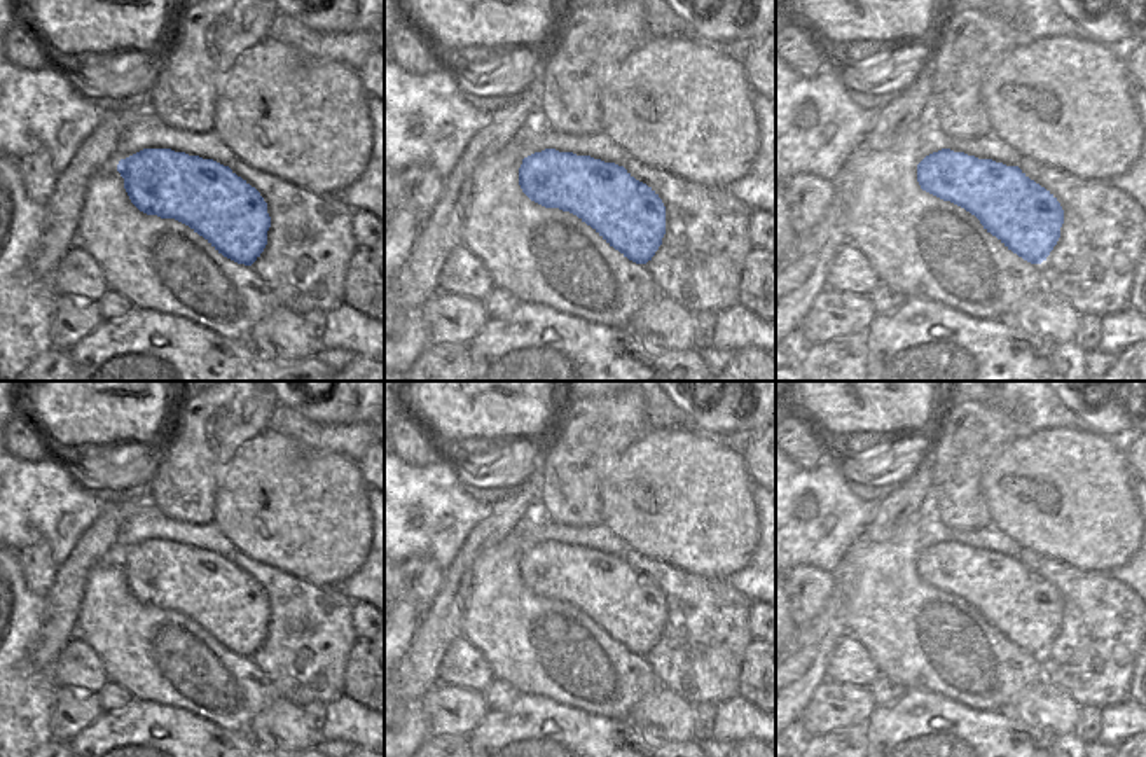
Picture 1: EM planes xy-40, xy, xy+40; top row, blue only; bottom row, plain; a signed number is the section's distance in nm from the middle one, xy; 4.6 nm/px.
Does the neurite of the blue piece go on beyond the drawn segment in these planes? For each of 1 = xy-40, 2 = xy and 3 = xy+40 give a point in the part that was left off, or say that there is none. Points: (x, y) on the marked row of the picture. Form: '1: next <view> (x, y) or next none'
1: next none
2: next none
3: next none

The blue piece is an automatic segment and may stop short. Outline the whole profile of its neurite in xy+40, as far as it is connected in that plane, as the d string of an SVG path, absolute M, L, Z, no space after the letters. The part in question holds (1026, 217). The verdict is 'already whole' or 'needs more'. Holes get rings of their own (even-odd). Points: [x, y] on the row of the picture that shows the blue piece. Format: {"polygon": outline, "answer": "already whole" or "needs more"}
{"polygon": "M942 149L917 164L917 182L975 215L987 233L1031 264L1046 260L1060 238L1060 203L1018 166Z", "answer": "already whole"}

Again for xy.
{"polygon": "M545 149L522 159L522 192L545 208L559 208L590 226L610 247L636 264L652 260L666 234L666 206L659 194L624 166L590 156Z", "answer": "already whole"}

